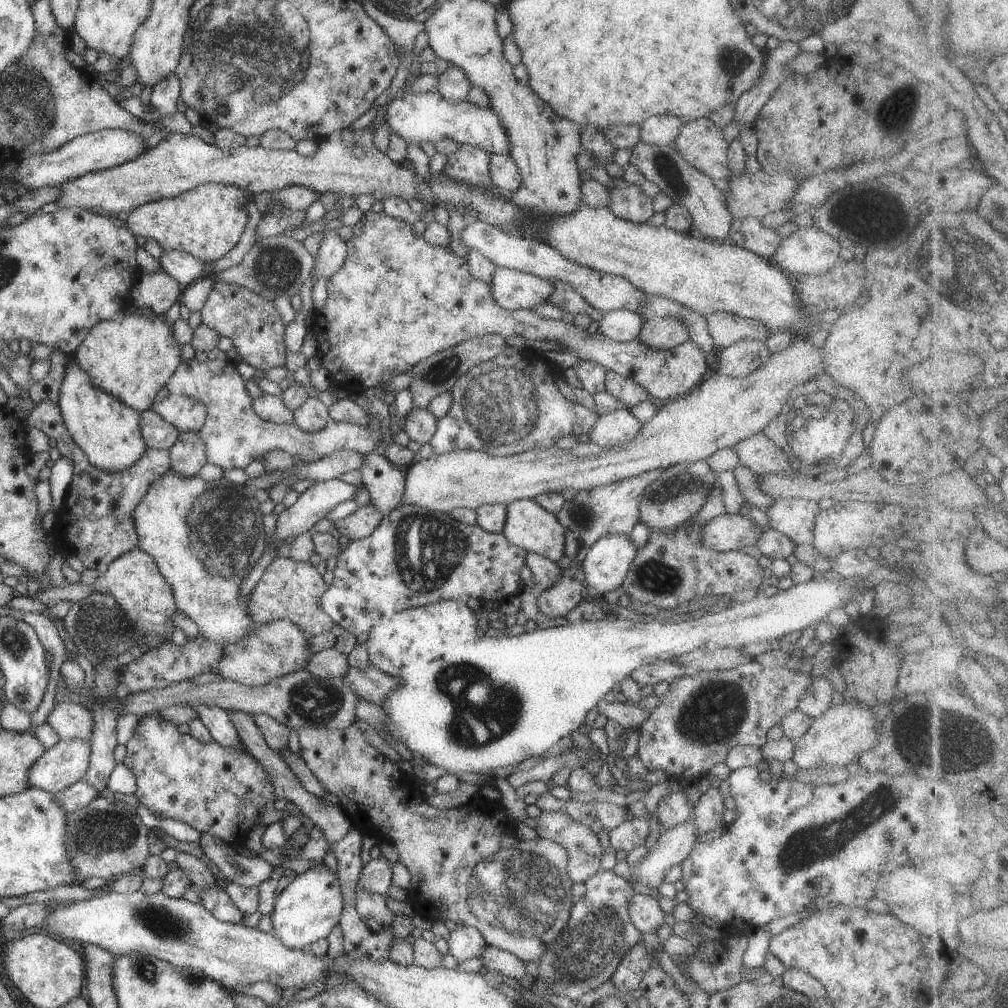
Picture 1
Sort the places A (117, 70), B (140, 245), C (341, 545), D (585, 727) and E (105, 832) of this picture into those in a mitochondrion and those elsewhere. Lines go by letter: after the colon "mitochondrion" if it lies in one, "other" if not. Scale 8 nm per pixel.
A: other
B: other
C: other
D: other
E: mitochondrion

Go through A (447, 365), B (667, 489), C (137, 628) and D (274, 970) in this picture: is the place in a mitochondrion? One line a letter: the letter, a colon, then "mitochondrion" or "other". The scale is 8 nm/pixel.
A: mitochondrion
B: mitochondrion
C: mitochondrion
D: other

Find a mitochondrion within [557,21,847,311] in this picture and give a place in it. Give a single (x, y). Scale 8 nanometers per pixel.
(732, 60)

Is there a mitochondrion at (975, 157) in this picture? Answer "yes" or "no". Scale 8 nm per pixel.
no

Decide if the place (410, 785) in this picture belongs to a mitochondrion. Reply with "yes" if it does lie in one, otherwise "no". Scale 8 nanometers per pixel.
no

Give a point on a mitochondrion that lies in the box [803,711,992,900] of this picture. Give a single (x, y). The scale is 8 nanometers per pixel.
(956, 749)

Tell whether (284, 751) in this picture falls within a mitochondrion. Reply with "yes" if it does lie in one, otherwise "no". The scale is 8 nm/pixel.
no

